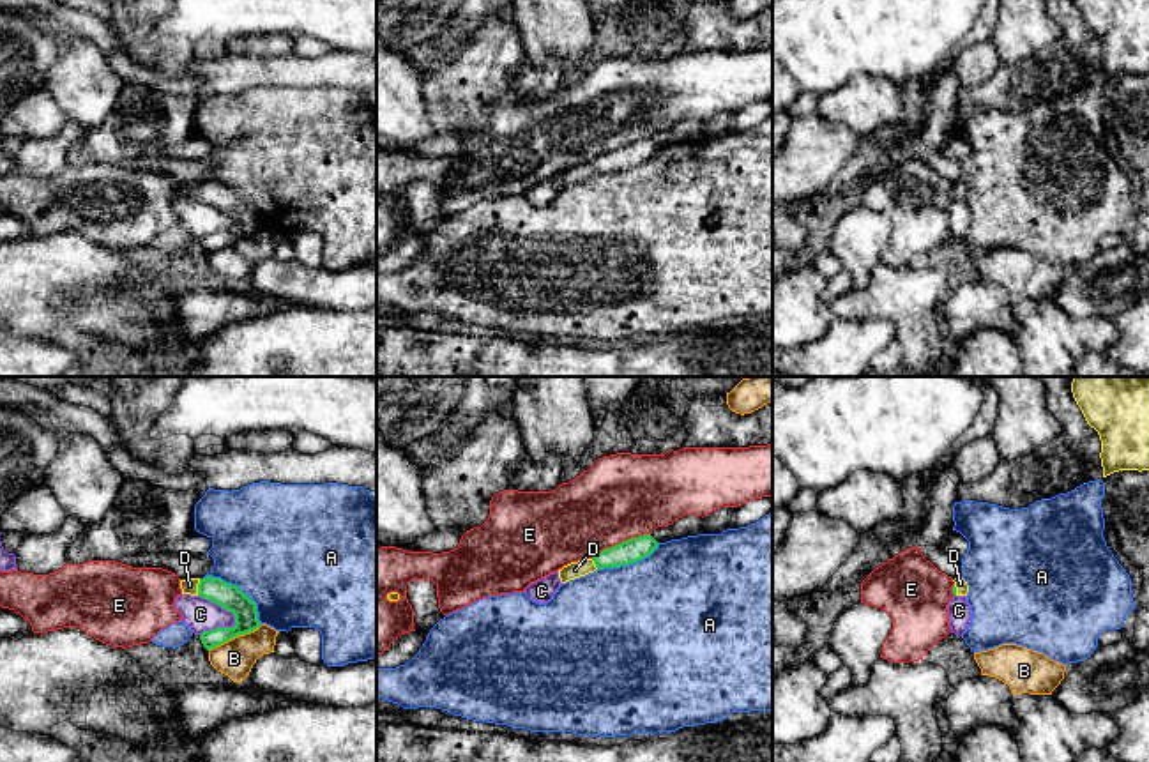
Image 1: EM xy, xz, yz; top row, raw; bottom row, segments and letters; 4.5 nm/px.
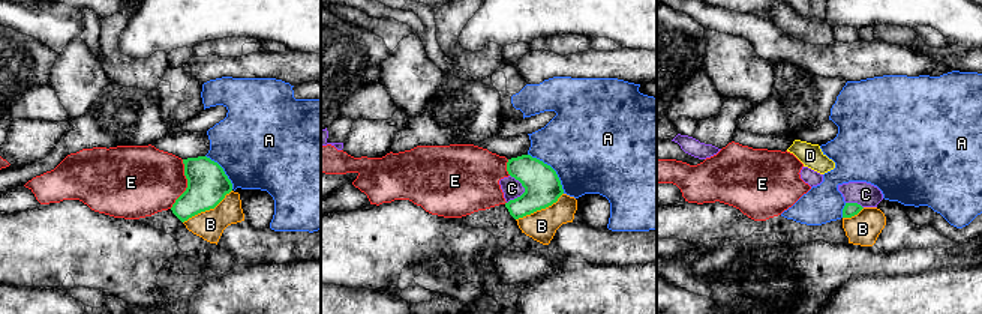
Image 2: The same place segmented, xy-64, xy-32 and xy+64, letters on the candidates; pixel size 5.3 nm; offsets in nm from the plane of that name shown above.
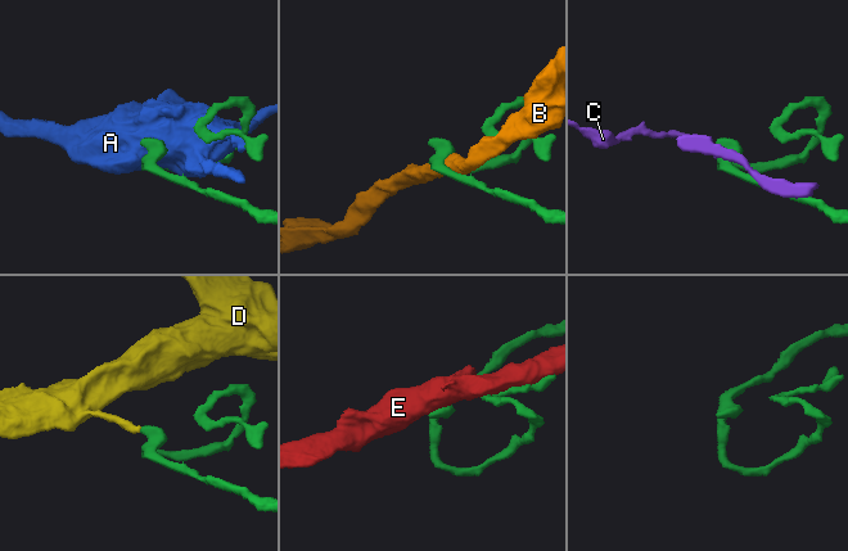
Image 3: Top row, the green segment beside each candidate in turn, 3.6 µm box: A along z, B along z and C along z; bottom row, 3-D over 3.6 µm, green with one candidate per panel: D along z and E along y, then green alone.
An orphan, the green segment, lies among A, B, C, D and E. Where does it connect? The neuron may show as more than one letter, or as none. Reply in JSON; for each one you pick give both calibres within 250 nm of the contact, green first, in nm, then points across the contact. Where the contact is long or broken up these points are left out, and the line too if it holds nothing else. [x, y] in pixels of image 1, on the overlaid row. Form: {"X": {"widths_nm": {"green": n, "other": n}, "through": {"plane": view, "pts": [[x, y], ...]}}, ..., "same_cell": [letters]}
{"D": {"widths_nm": {"green": 120, "other": 70}, "through": {"plane": "xy", "pts": [[228, 596], [211, 587], [198, 587], [190, 586]]}}, "same_cell": ["D"]}

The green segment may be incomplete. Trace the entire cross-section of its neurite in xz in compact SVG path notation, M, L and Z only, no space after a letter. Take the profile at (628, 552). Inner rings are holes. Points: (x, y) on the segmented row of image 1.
M651 534L631 537L612 548L597 552L592 559L578 560L559 569L559 578L562 583L594 573L605 568L620 568L635 564L649 557L656 548L658 541Z

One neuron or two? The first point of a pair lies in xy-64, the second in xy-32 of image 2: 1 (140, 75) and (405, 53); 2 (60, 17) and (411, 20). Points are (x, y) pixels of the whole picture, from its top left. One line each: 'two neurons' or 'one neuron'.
1: two neurons
2: two neurons

